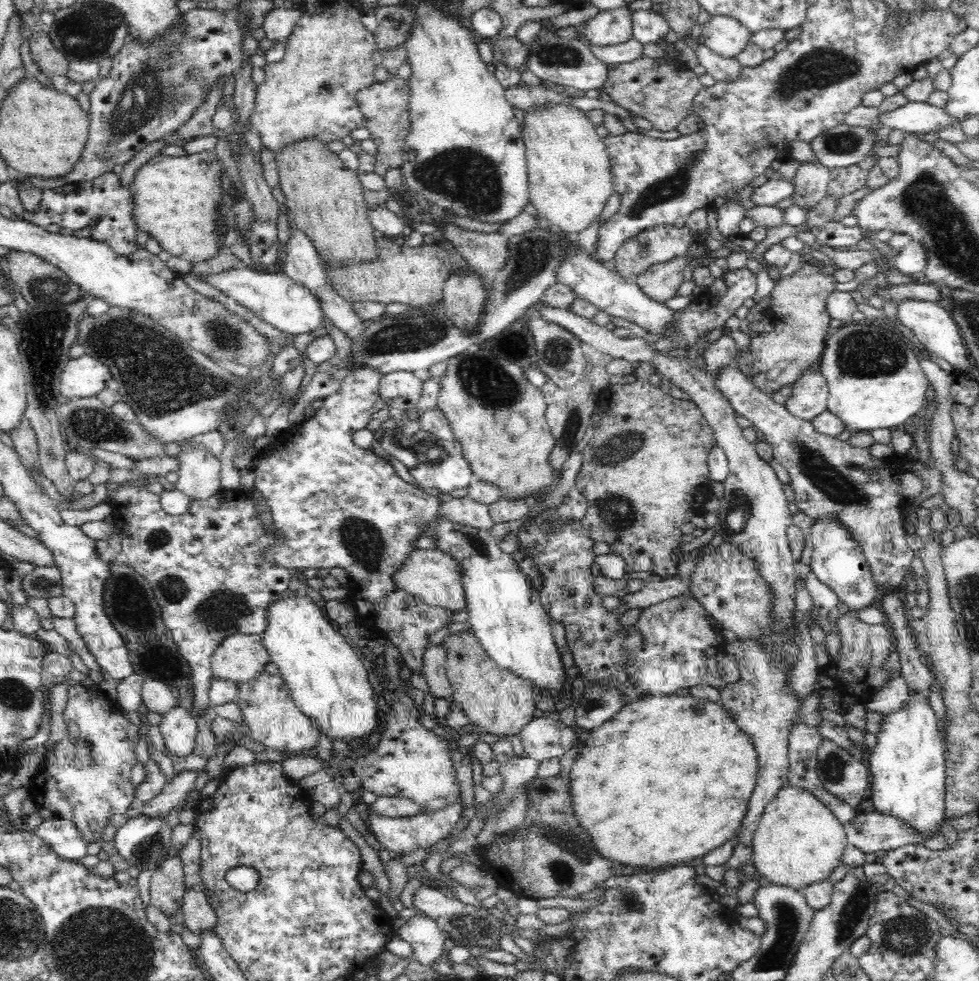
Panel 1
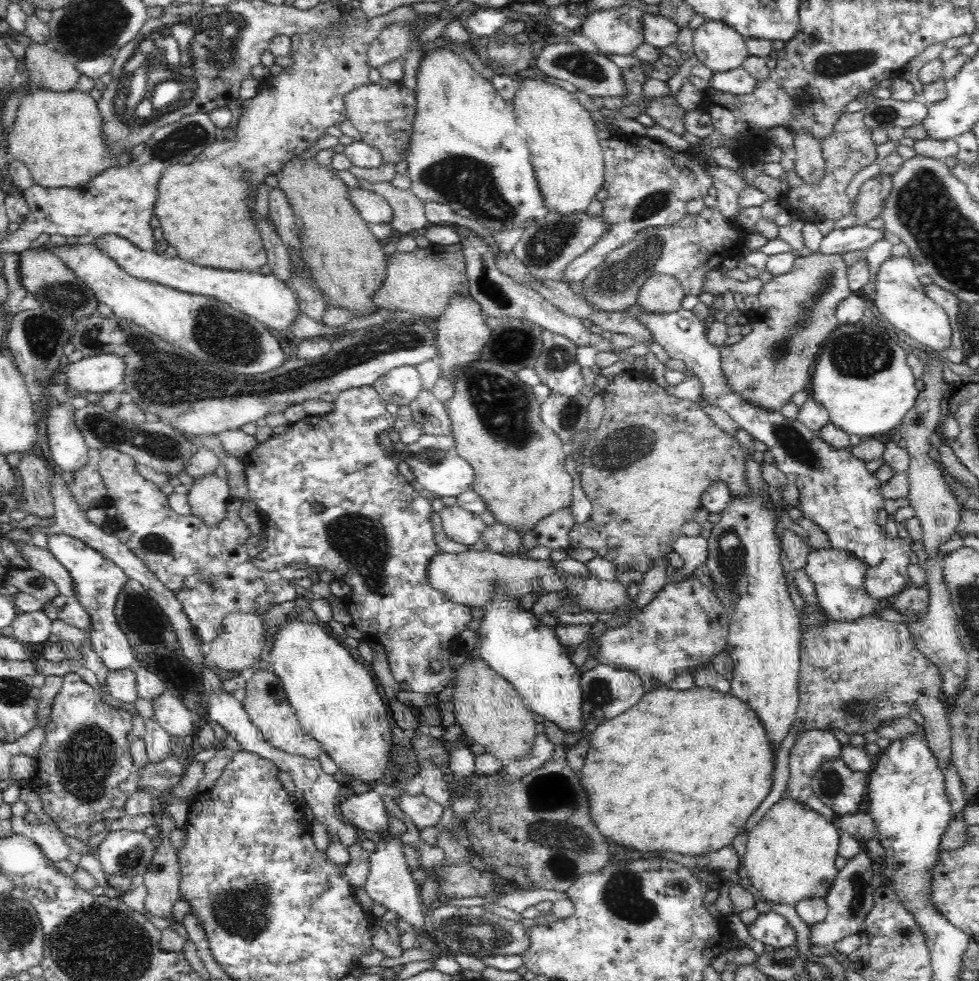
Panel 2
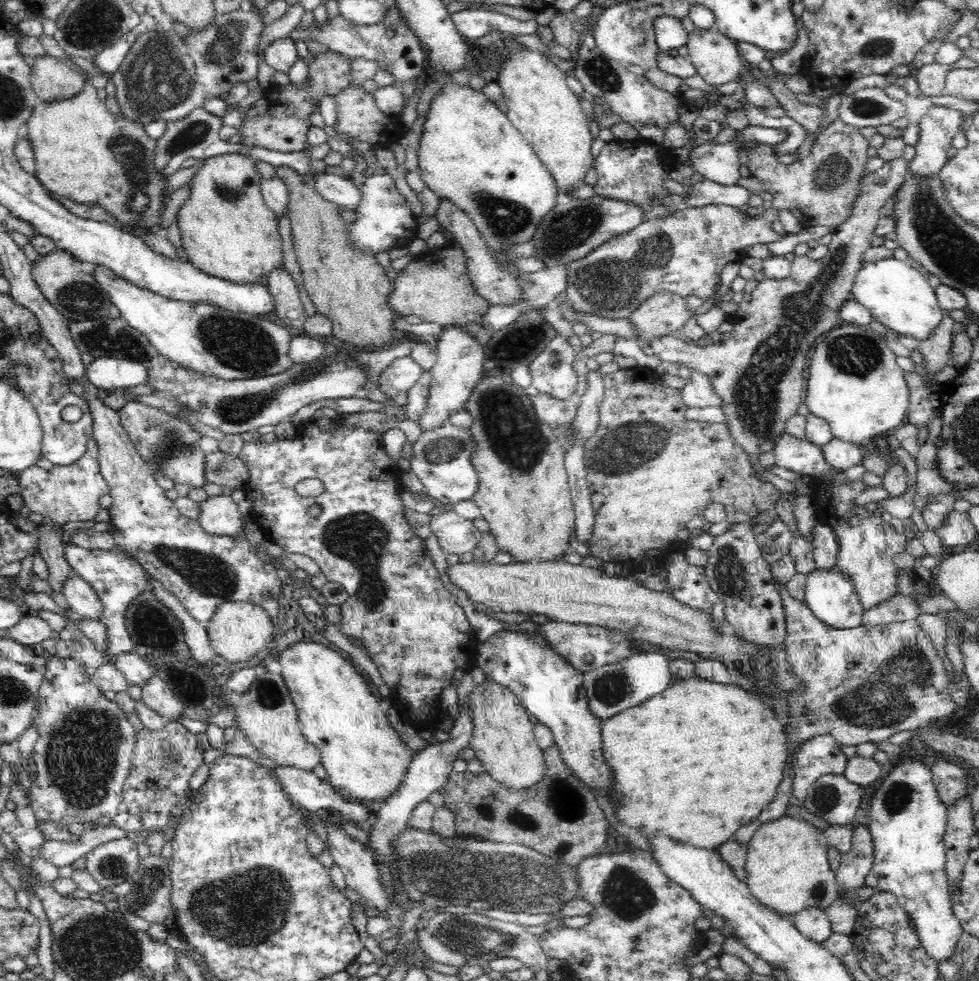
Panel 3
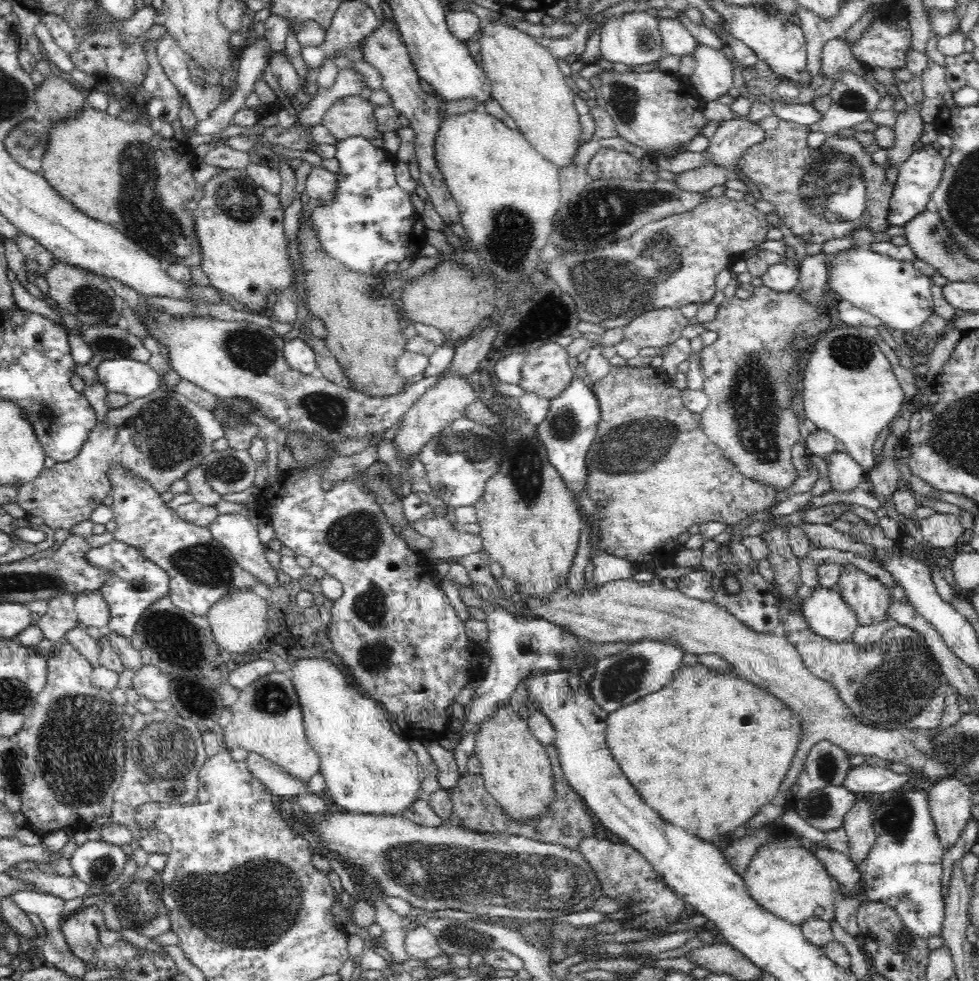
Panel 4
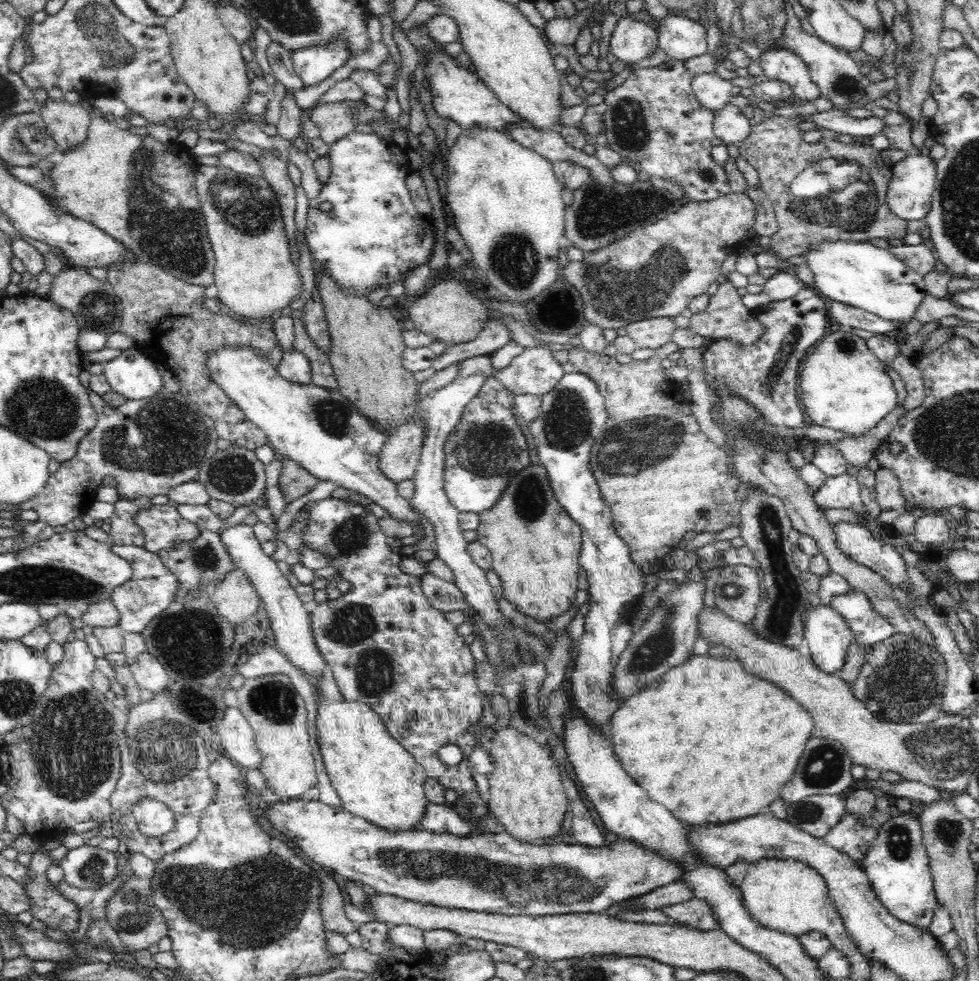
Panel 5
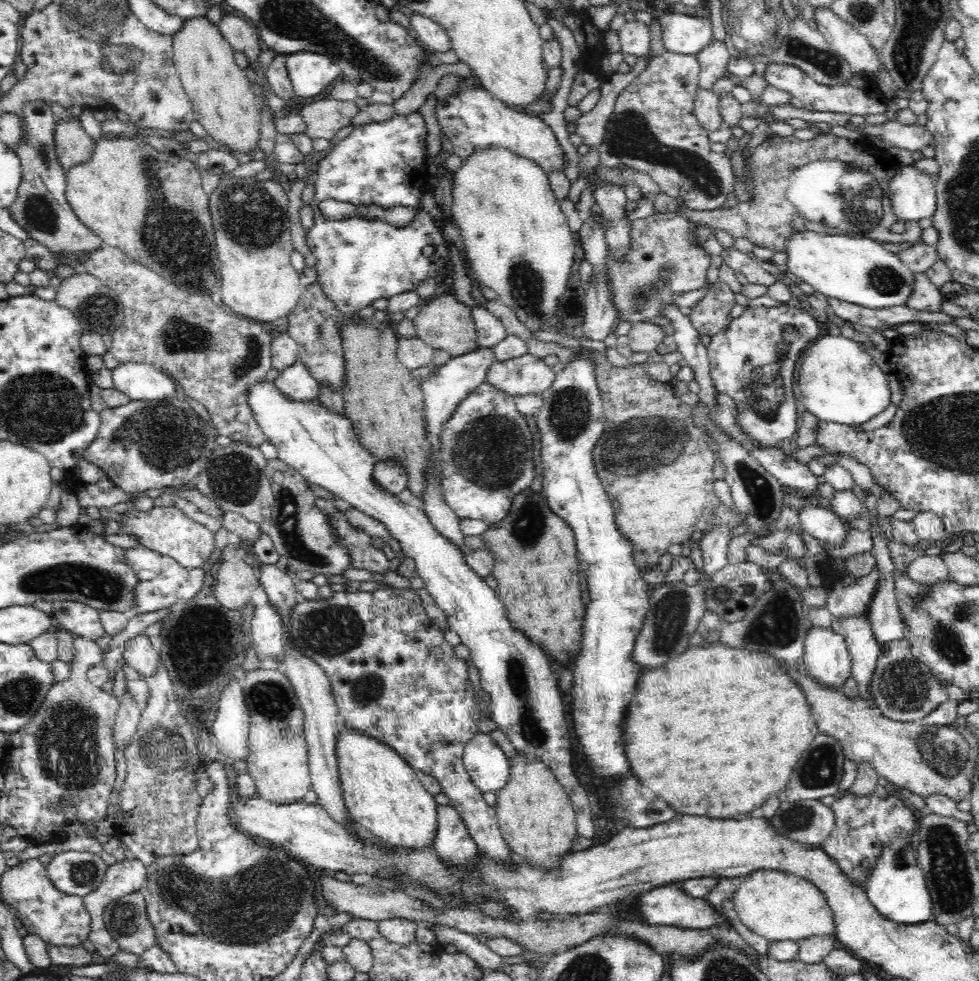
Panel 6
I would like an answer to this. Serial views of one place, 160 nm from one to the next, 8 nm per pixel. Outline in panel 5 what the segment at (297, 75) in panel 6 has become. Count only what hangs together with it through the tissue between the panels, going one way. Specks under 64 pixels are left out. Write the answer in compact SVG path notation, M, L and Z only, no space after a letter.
M340 40L330 41L329 45L301 48L292 54L295 72L306 87L328 78L346 60L347 50Z

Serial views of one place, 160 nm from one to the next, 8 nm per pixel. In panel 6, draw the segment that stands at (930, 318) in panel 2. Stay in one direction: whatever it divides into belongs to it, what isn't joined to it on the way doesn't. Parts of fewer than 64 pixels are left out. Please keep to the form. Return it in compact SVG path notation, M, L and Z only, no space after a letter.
M795 231L786 240L783 251L787 254L787 265L797 278L814 287L816 292L824 294L828 298L858 304L872 309L892 308L892 306L904 306L906 300L914 288L914 272L904 266L902 259L896 254L886 250L882 243L868 238L854 238L838 234L818 234L814 231Z

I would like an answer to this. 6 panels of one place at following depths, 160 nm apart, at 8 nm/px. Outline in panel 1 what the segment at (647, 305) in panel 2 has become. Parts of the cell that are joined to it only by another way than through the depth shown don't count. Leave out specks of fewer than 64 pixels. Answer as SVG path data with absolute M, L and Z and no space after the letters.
M706 255L696 258L690 257L689 259L688 257L676 257L670 262L658 263L656 265L649 266L648 269L636 277L636 283L642 289L642 291L644 291L644 294L648 296L648 298L659 303L664 303L666 300L670 300L670 298L674 298L674 296L676 296L677 290L684 282L682 277L684 274L684 268L688 266L688 263L693 259L702 260L702 258L705 258L705 256Z

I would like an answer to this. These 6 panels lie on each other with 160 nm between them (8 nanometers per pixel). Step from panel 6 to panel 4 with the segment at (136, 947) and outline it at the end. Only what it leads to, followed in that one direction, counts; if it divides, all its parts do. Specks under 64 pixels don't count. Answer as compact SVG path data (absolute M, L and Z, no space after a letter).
M148 866L139 868L123 884L117 894L114 894L112 897L114 910L117 911L121 926L128 927L130 930L137 930L138 933L148 937L150 940L159 934L164 934L164 932L171 930L168 912L161 900L162 890L163 883L160 873Z

